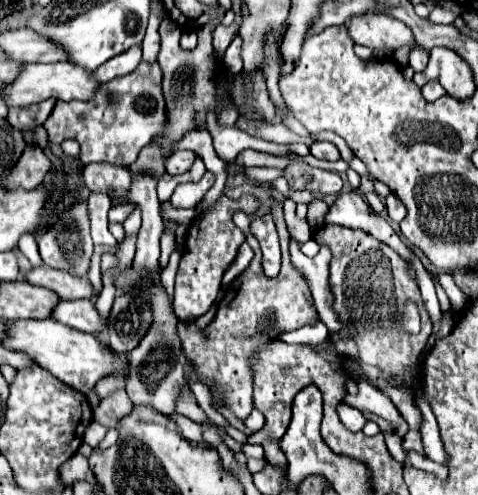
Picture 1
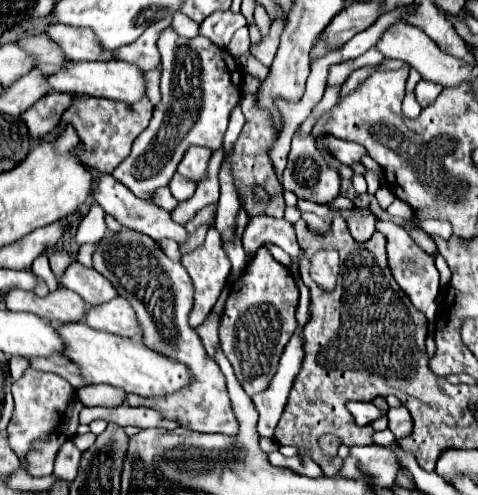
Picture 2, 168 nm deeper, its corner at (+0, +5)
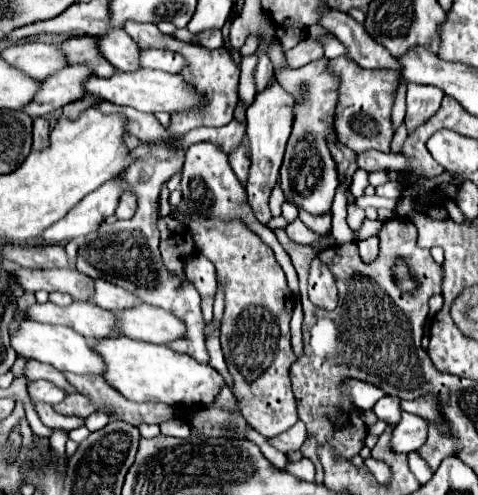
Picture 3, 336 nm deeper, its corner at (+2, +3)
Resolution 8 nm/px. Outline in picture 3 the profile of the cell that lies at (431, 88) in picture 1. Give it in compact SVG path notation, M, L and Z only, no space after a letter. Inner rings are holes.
M407 84L406 126L412 132L416 126L424 124L440 106L444 92L430 85Z

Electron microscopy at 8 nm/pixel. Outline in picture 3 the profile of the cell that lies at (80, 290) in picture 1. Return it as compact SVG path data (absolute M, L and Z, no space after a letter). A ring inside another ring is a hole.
M94 280L94 294L90 296L90 302L94 302L96 306L102 306L104 310L112 310L112 312L140 304L138 298L134 298L134 294L106 280Z

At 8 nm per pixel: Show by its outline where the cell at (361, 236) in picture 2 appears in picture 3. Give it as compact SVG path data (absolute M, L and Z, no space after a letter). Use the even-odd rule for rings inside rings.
M376 236L366 238L366 240L358 240L356 244L358 244L358 250L360 250L362 260L372 262L378 256L378 238Z

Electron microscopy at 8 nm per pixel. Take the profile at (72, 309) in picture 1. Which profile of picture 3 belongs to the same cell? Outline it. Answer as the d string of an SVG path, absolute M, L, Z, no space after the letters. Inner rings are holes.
M150 304L120 310L114 316L118 318L118 334L132 340L166 344L184 336L184 324L174 314Z

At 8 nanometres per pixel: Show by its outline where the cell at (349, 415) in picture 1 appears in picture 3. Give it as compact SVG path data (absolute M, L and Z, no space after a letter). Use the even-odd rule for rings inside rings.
M384 396L374 404L372 412L378 416L378 420L384 420L386 424L398 424L398 418L400 418L400 412L402 412L398 402L400 400L394 398L394 396Z

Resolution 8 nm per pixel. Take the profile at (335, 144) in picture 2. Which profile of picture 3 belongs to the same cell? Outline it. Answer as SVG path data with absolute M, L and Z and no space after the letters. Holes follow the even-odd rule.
M368 150L356 156L356 164L358 168L366 170L366 172L378 172L378 170L394 170L400 172L406 166L406 160L402 158L402 154L384 154L378 150Z

